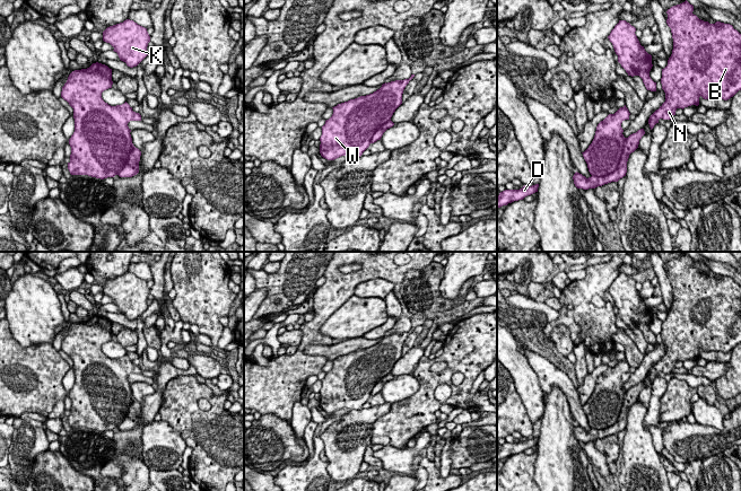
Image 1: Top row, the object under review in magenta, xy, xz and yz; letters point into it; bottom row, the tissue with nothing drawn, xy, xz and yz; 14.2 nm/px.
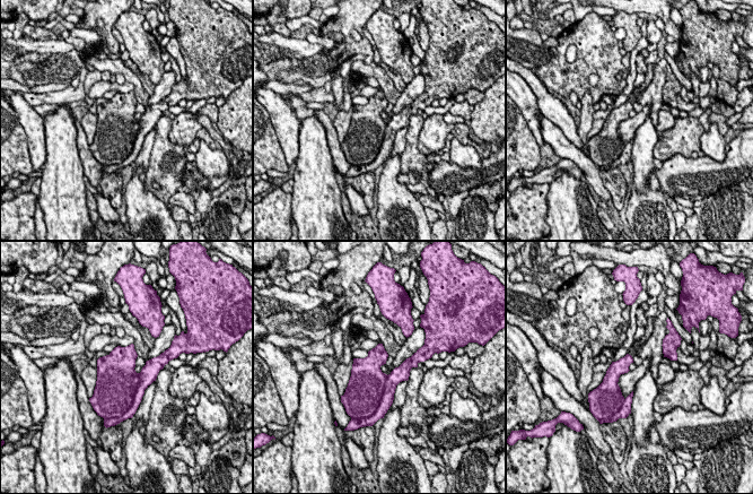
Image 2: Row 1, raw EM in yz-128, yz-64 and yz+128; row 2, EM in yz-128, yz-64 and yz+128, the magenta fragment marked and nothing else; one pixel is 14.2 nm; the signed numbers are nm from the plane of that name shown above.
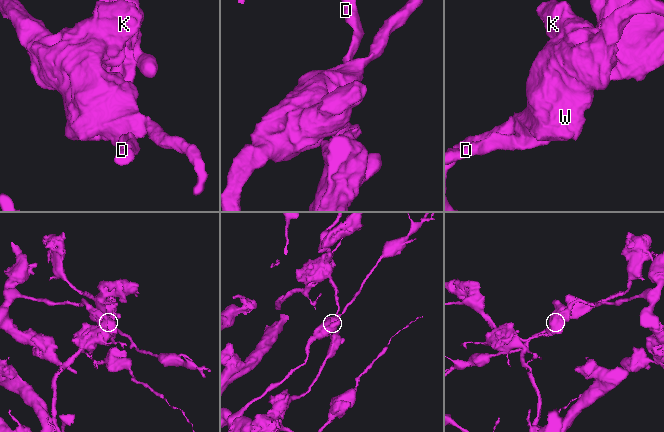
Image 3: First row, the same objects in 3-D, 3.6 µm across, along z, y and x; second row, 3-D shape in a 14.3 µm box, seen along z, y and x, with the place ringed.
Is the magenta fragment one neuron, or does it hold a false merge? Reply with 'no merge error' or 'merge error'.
merge error

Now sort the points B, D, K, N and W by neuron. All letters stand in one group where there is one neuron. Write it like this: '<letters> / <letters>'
B D N / K W

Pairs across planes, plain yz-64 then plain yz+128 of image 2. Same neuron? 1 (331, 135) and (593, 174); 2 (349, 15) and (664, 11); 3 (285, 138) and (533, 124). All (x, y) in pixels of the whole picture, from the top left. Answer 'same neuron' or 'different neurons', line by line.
1: different neurons
2: different neurons
3: same neuron

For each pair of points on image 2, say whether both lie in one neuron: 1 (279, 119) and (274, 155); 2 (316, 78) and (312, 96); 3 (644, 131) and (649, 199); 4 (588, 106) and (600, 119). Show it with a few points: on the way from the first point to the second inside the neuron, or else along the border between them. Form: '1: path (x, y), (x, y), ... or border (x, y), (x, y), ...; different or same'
1: border (266, 111), (286, 161); different
2: border (323, 86), (314, 88); different
3: path (644, 148), (644, 182); same
4: border (595, 111), (587, 138); different

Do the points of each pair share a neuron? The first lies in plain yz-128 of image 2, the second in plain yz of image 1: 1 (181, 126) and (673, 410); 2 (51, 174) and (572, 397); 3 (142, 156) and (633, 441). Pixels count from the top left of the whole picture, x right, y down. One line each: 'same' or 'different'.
1: same
2: different
3: different

